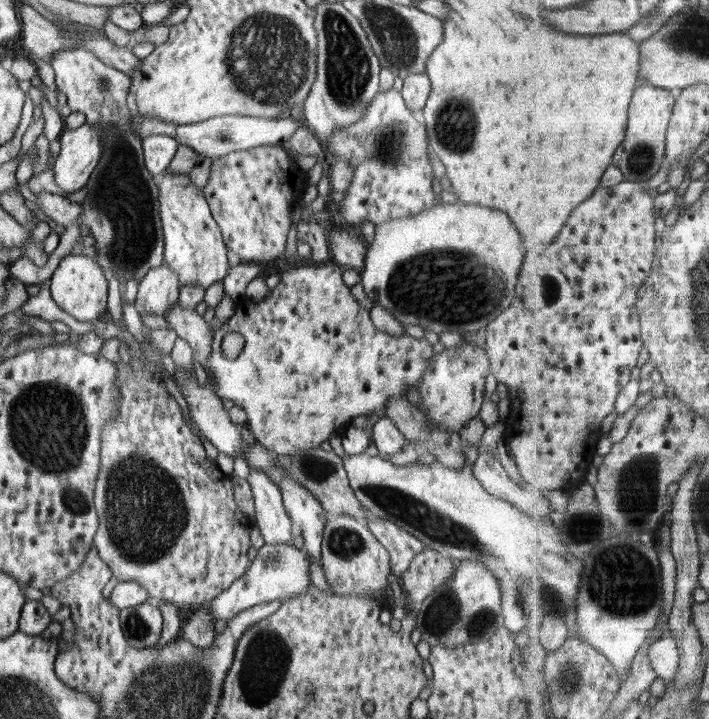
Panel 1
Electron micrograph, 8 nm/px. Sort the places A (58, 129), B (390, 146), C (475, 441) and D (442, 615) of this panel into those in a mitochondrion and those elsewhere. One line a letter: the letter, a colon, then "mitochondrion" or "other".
A: other
B: mitochondrion
C: other
D: mitochondrion

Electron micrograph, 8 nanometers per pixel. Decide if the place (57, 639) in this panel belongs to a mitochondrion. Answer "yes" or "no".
no

